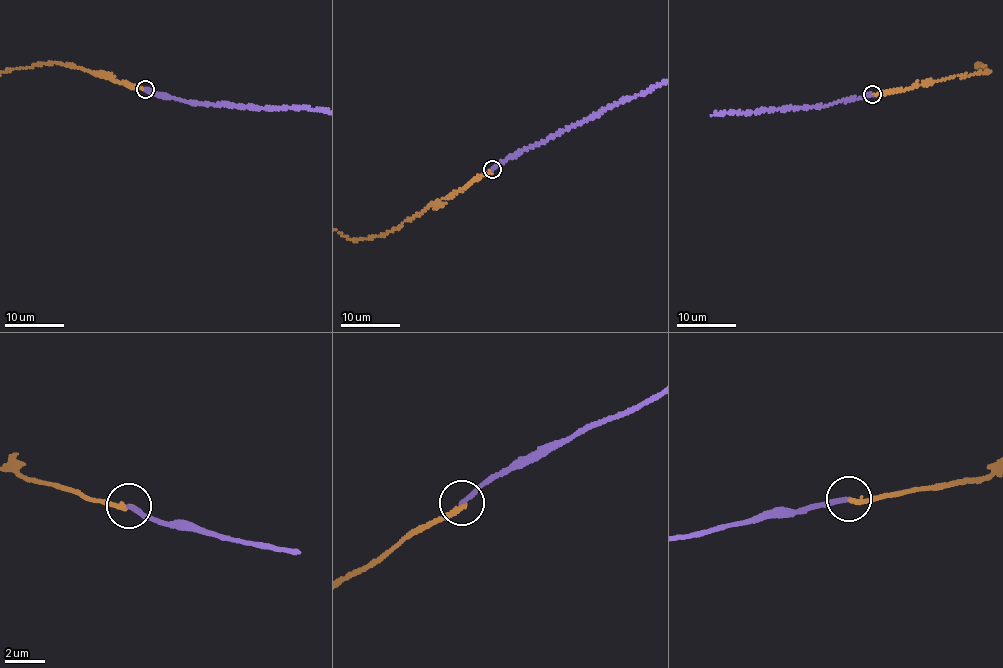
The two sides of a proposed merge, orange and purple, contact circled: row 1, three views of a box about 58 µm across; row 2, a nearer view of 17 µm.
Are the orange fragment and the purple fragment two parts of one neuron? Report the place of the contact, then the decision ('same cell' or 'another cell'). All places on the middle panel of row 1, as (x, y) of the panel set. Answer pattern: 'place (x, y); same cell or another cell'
place (492, 169); another cell

